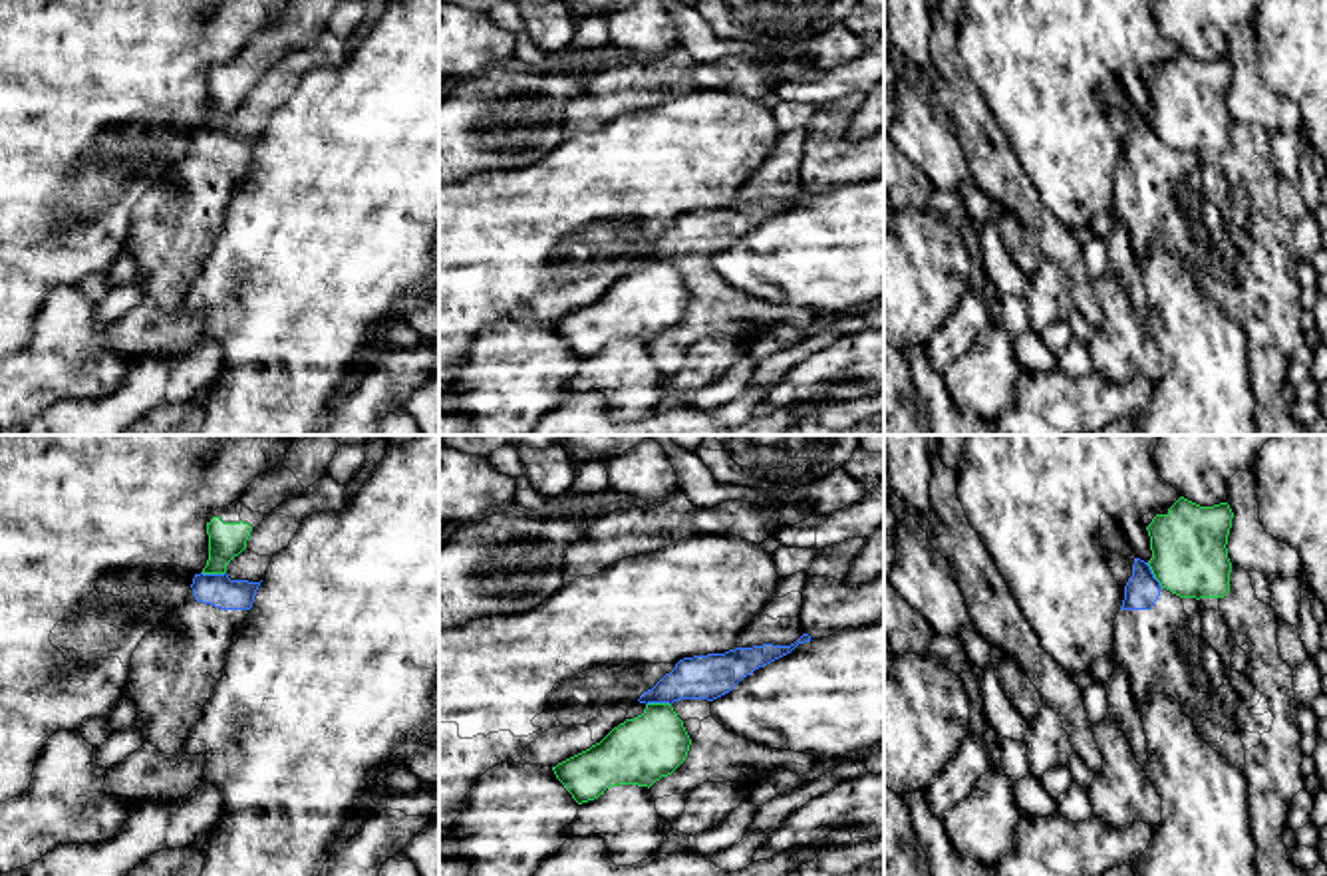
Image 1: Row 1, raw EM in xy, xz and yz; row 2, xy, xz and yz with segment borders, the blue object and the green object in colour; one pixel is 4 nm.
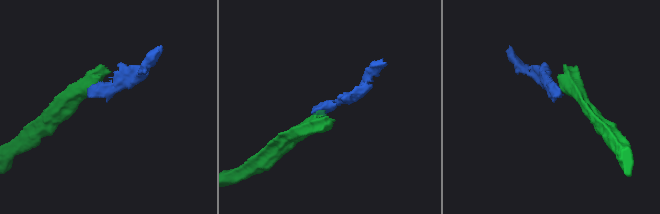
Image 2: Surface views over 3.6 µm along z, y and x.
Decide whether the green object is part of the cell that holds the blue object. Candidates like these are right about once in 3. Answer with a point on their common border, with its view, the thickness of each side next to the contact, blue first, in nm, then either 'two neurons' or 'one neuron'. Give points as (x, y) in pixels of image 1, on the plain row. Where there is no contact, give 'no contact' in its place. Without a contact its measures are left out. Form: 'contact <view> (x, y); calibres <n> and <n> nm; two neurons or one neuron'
contact xz (658, 257); calibres 180 and 280 nm; two neurons

